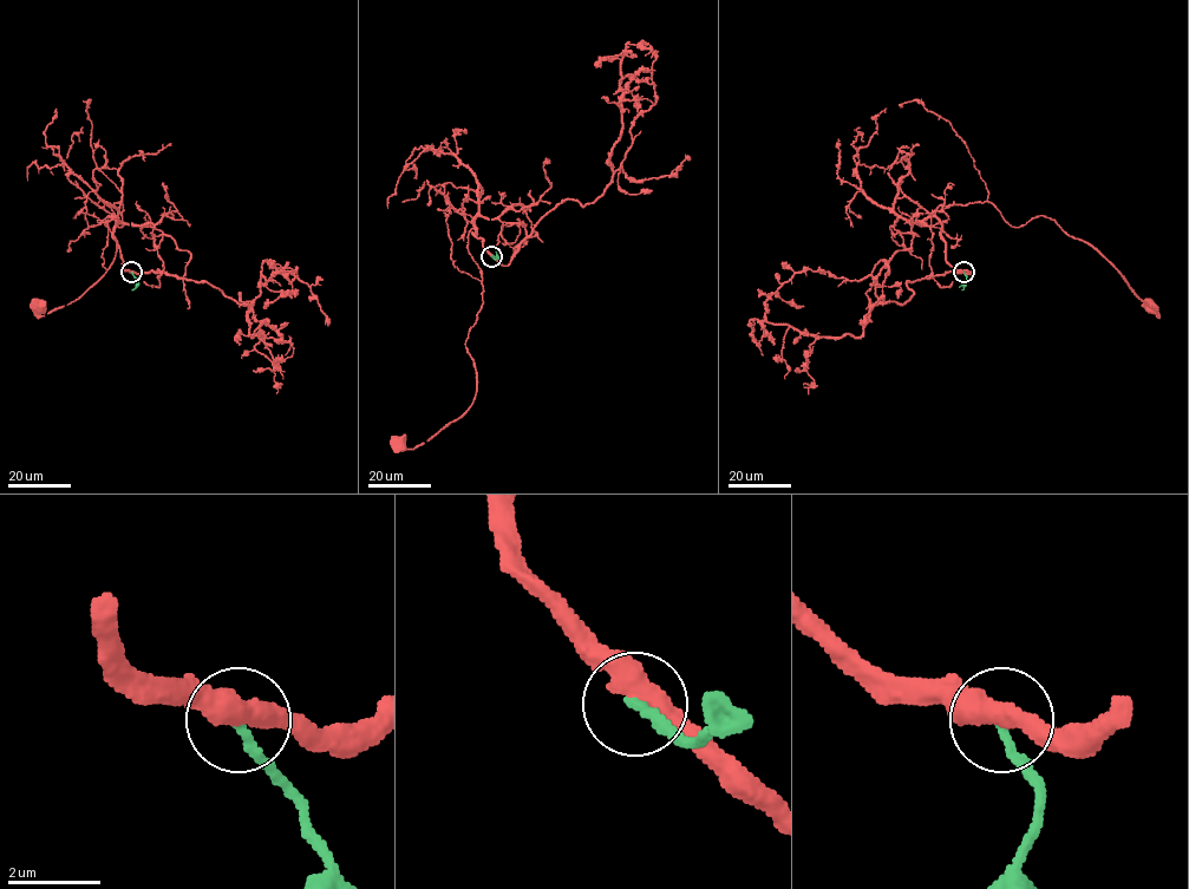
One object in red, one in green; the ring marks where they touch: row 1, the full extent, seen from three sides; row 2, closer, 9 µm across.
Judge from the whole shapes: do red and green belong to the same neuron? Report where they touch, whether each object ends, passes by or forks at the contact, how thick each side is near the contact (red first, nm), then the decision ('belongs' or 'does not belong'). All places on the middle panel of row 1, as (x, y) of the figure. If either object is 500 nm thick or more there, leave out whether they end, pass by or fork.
(491, 256) | red passes by | green ends | 480/200 nm | does not belong

